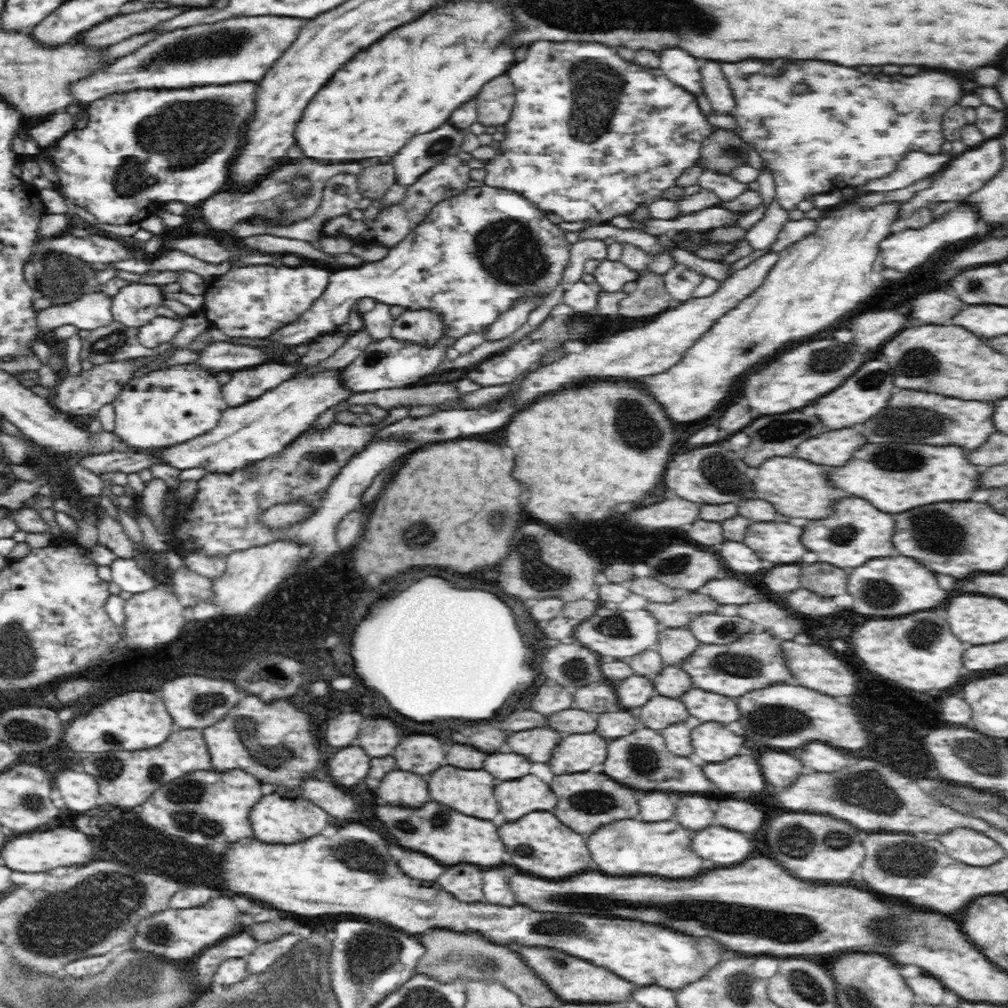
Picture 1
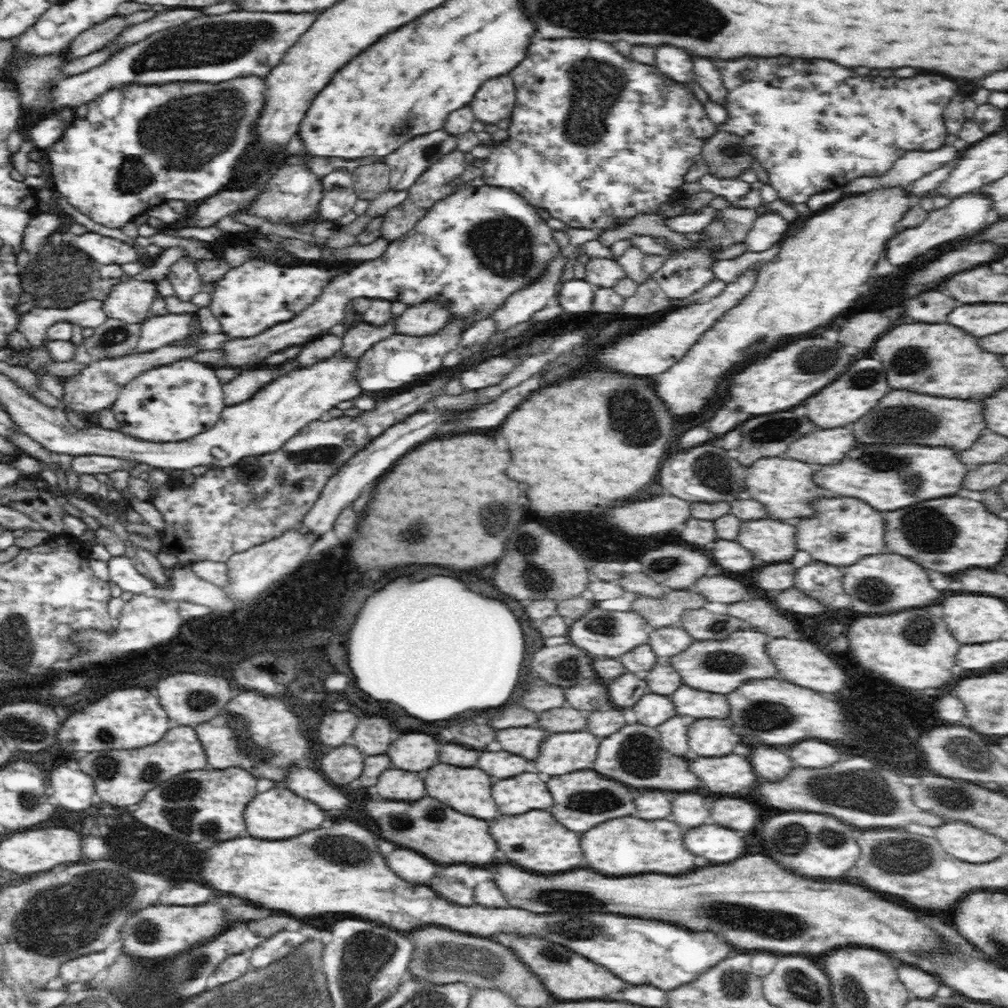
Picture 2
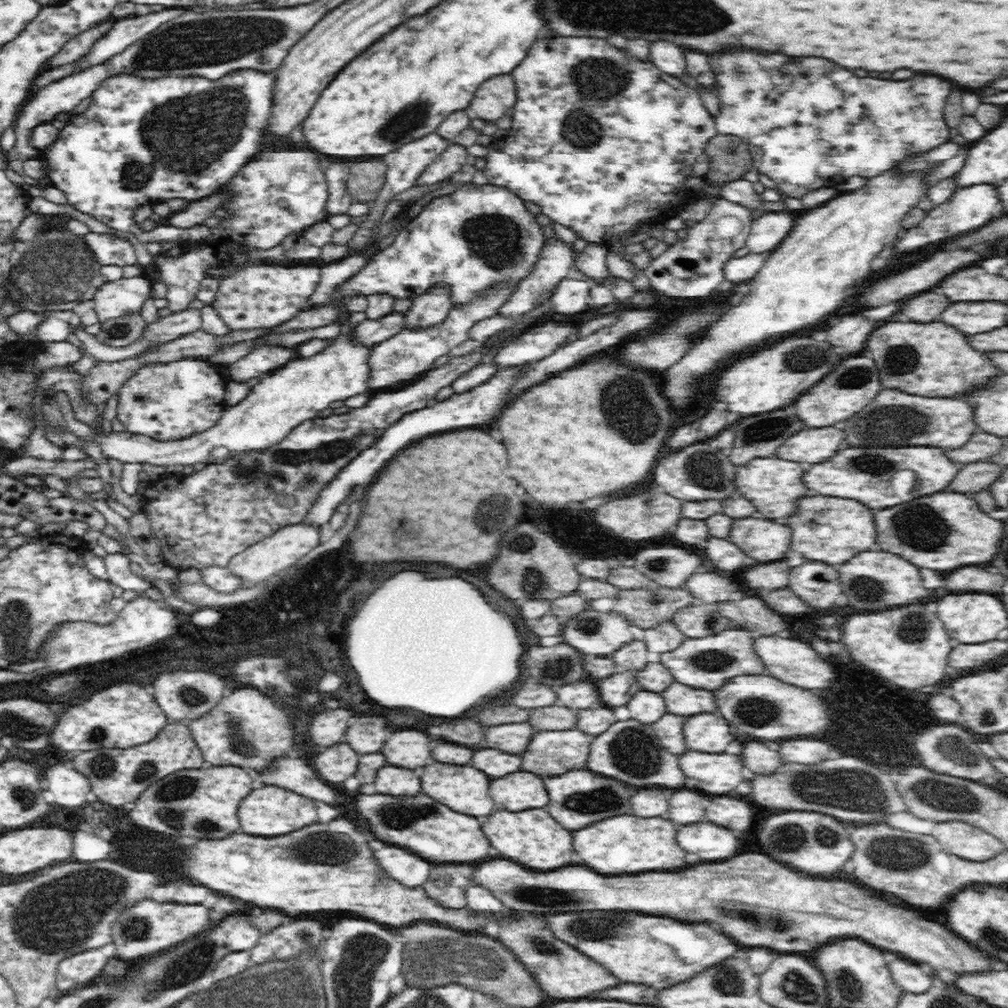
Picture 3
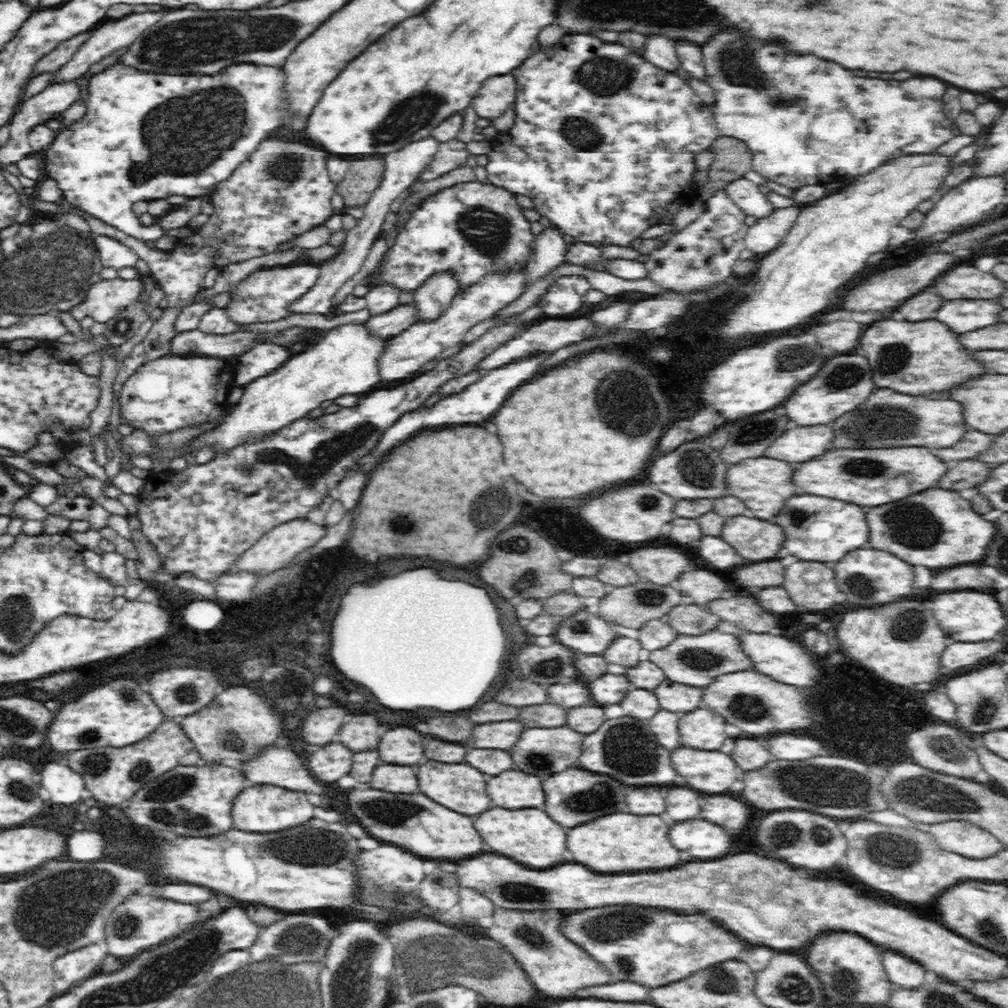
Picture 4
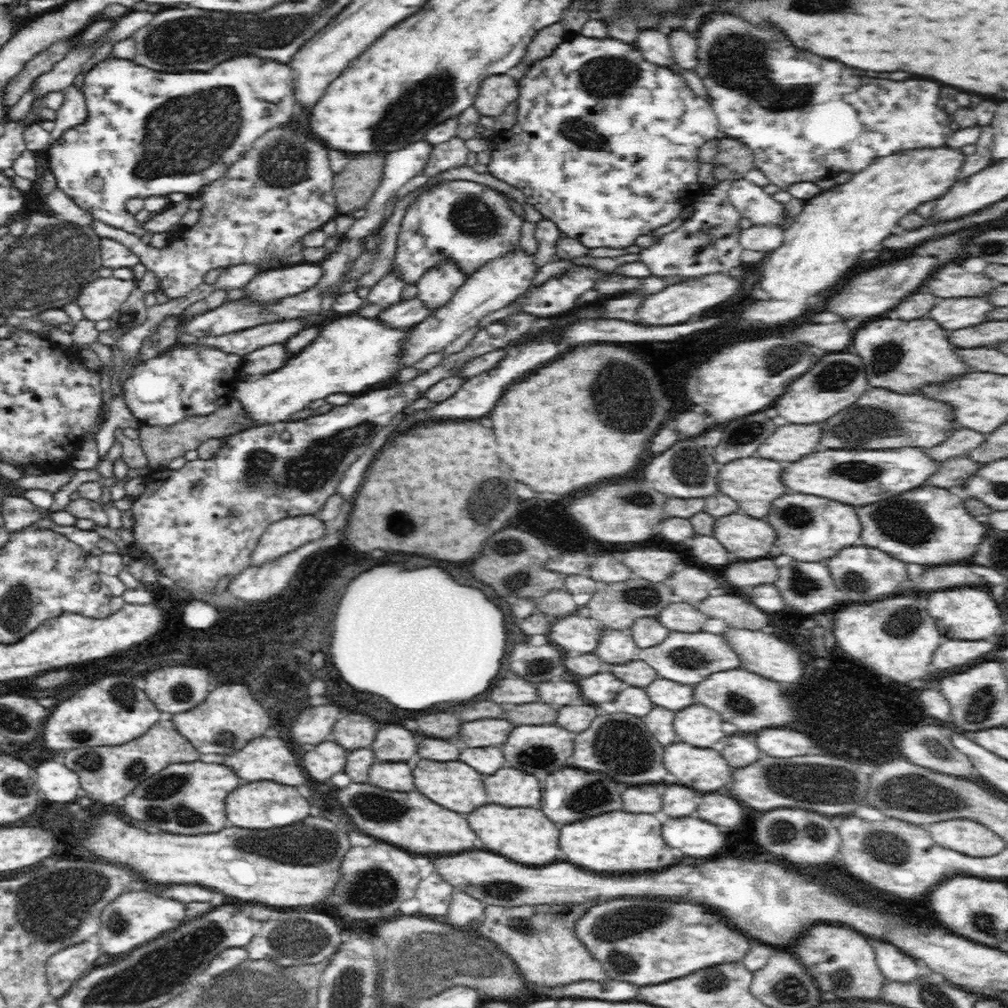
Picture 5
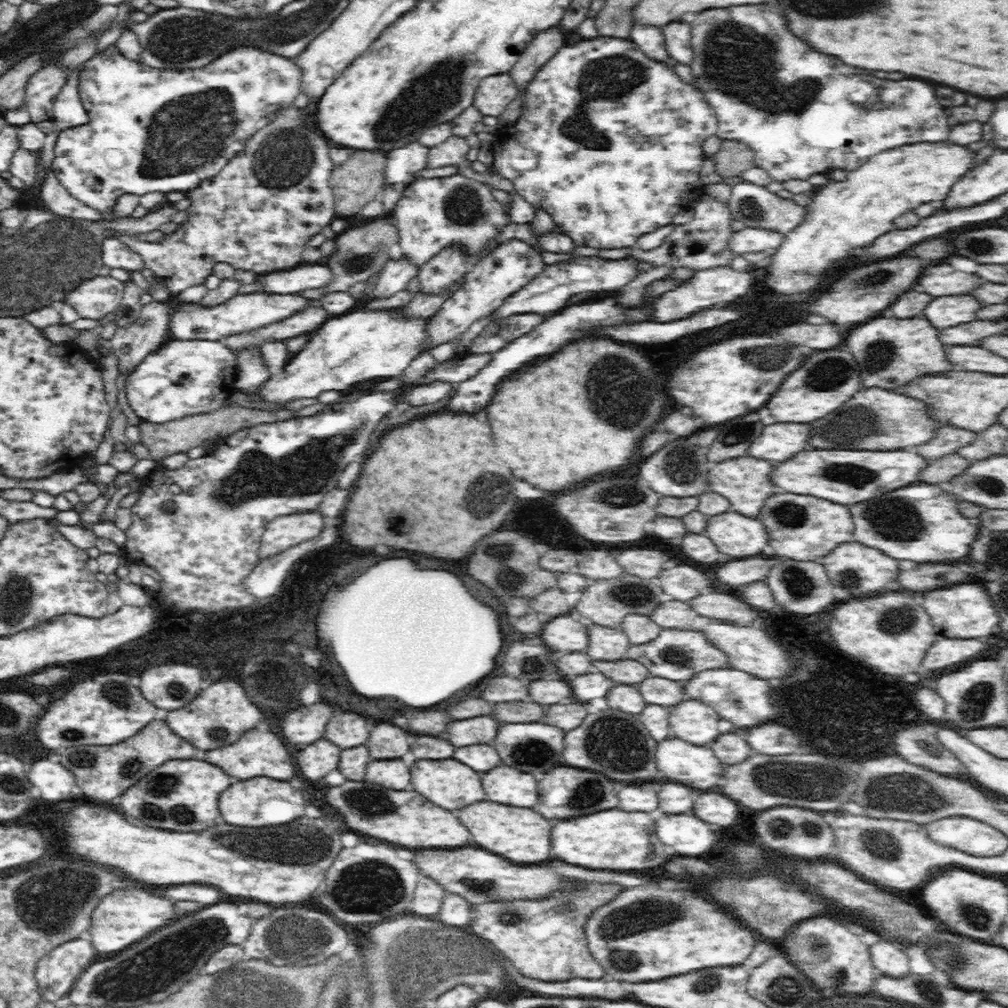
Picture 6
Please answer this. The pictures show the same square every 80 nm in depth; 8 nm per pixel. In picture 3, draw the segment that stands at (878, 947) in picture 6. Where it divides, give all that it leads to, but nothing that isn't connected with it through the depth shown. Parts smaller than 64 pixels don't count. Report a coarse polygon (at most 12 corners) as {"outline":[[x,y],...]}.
{"outline":[[896,956],[892,977],[906,993],[924,994],[933,976]]}

